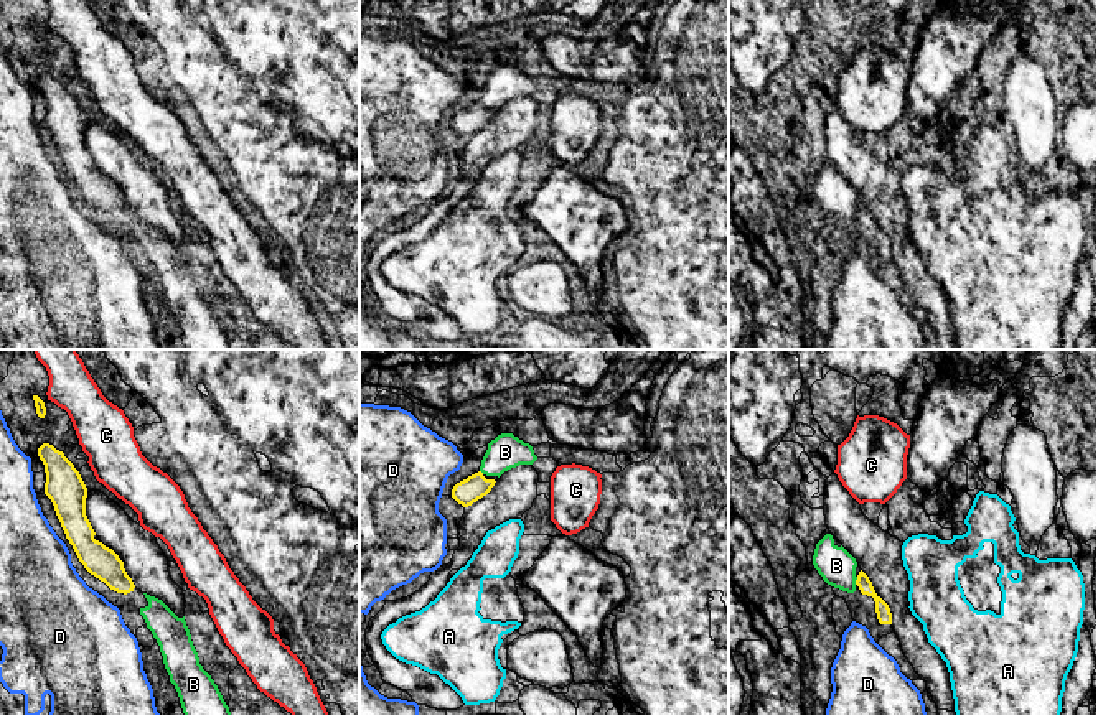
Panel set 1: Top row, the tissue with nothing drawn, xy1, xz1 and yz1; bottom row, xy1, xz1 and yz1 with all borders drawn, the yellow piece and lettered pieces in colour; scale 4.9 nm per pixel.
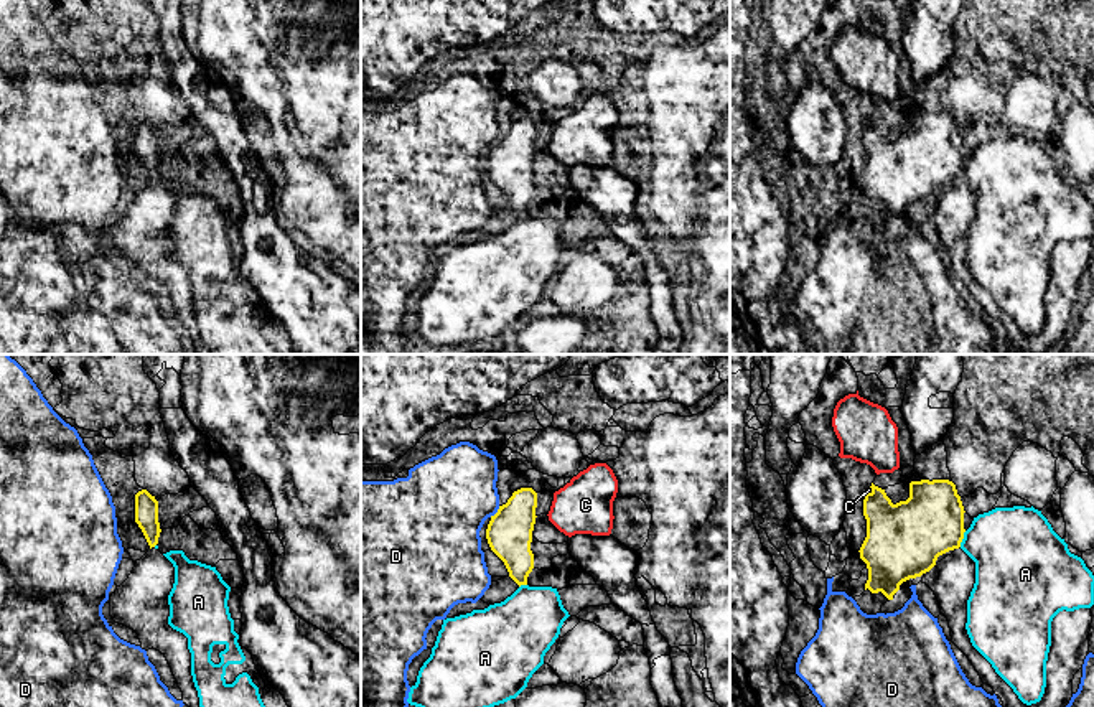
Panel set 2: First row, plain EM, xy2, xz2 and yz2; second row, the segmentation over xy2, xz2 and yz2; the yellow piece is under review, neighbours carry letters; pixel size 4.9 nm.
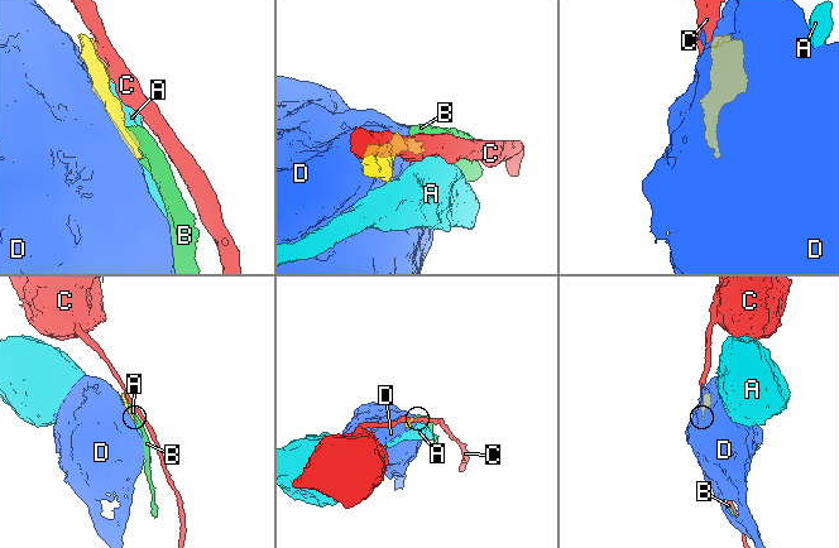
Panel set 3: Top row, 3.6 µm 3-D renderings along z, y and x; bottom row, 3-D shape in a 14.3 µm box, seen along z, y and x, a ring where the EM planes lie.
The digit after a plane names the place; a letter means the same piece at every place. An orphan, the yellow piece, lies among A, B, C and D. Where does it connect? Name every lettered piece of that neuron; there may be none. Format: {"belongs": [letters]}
{"belongs": ["B"]}

